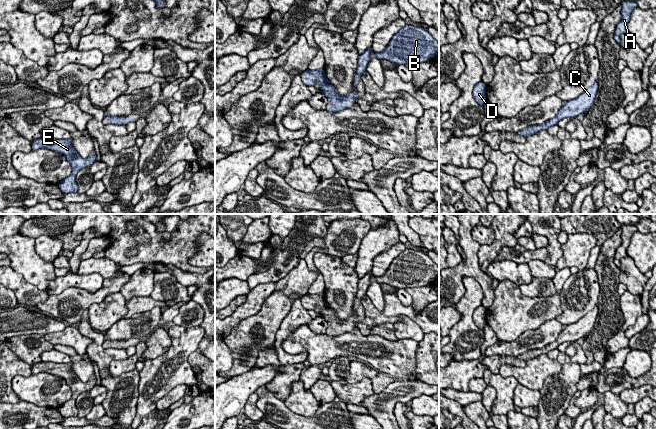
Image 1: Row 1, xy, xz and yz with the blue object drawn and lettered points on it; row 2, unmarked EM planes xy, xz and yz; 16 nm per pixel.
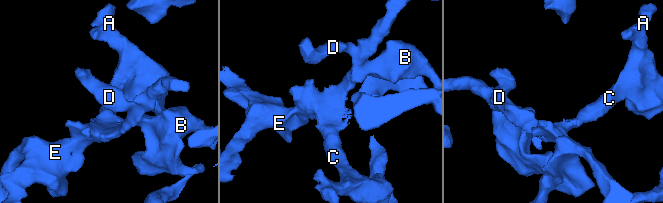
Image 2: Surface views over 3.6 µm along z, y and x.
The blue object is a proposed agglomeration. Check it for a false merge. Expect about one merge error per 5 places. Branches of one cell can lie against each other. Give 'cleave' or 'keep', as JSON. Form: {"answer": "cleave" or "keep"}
{"answer": "keep"}

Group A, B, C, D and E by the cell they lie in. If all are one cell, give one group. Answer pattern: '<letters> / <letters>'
A B C D E

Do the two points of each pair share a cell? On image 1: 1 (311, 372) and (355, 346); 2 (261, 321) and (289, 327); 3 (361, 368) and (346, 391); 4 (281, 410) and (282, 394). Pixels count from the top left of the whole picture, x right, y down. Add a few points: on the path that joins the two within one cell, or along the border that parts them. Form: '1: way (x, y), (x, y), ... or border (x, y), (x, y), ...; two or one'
1: border (319, 364), (311, 365); two
2: border (291, 304), (289, 312), (276, 332), (273, 344); two
3: border (345, 381), (357, 383), (368, 378), (373, 392); two
4: border (265, 385), (282, 401); two

